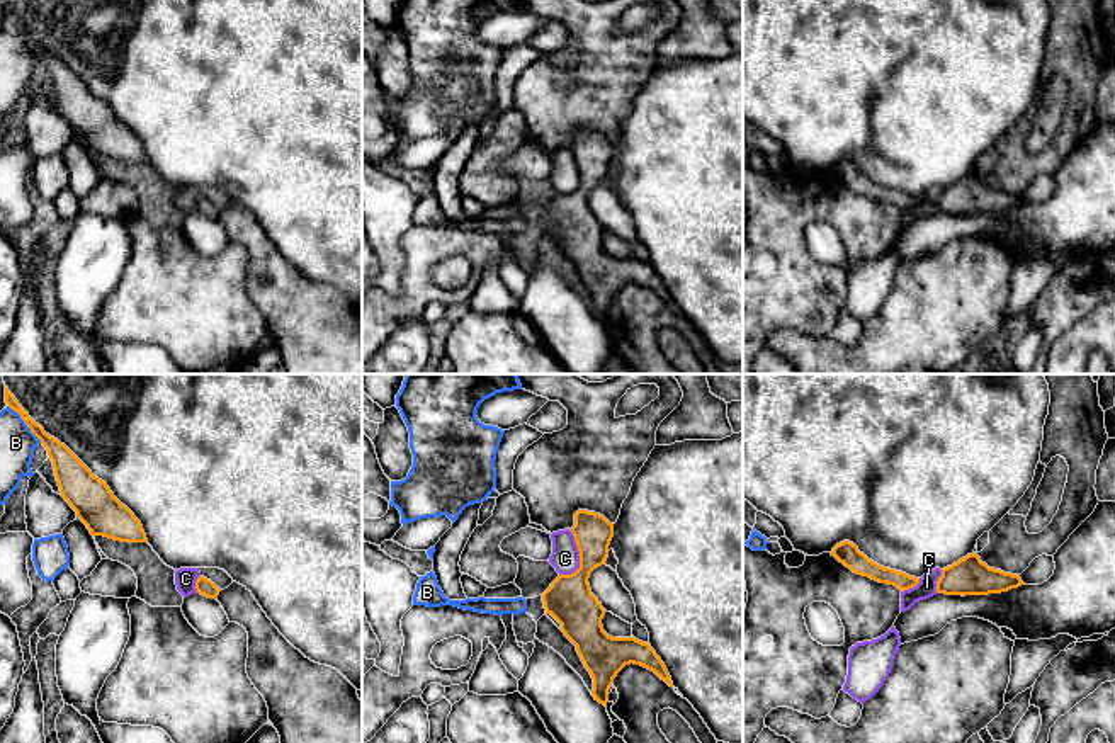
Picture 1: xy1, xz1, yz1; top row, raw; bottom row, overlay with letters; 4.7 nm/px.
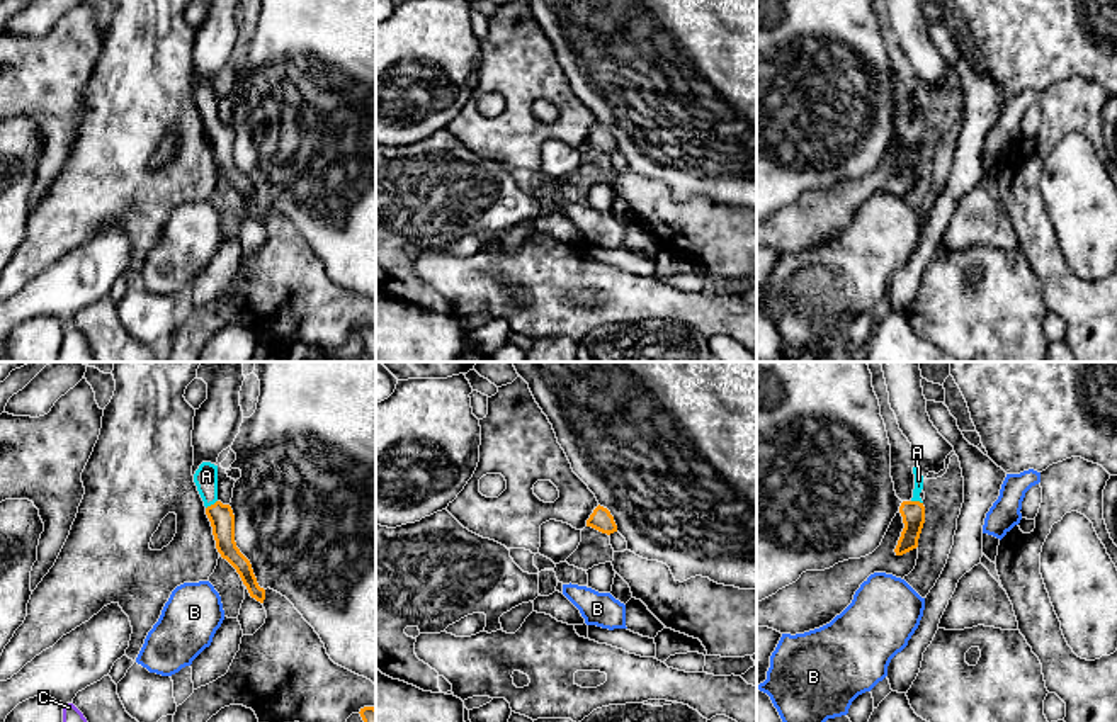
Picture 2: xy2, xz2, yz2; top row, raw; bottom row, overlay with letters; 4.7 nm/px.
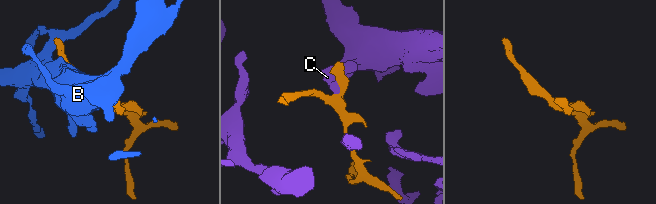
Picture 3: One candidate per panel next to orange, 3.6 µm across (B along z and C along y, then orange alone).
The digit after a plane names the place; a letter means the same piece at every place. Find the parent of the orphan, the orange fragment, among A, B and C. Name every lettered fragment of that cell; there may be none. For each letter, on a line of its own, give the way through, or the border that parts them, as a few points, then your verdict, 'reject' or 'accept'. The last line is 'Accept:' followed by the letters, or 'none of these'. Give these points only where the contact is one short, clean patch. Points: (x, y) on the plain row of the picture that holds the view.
A: across xy2 (221, 136), (211, 124), (206, 95) | accept
B: reject
C: along xz1 (570, 150), (578, 170), (578, 186), (570, 192), (560, 194) | reject
Accept: A

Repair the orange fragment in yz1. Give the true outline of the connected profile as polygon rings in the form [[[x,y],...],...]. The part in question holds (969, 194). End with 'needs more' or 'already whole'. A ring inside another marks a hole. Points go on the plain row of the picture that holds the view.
[[[972,172],[952,185],[942,189],[937,201],[937,213],[945,214],[989,214],[1001,213],[1025,204],[1020,194],[989,187]]]; already whole

